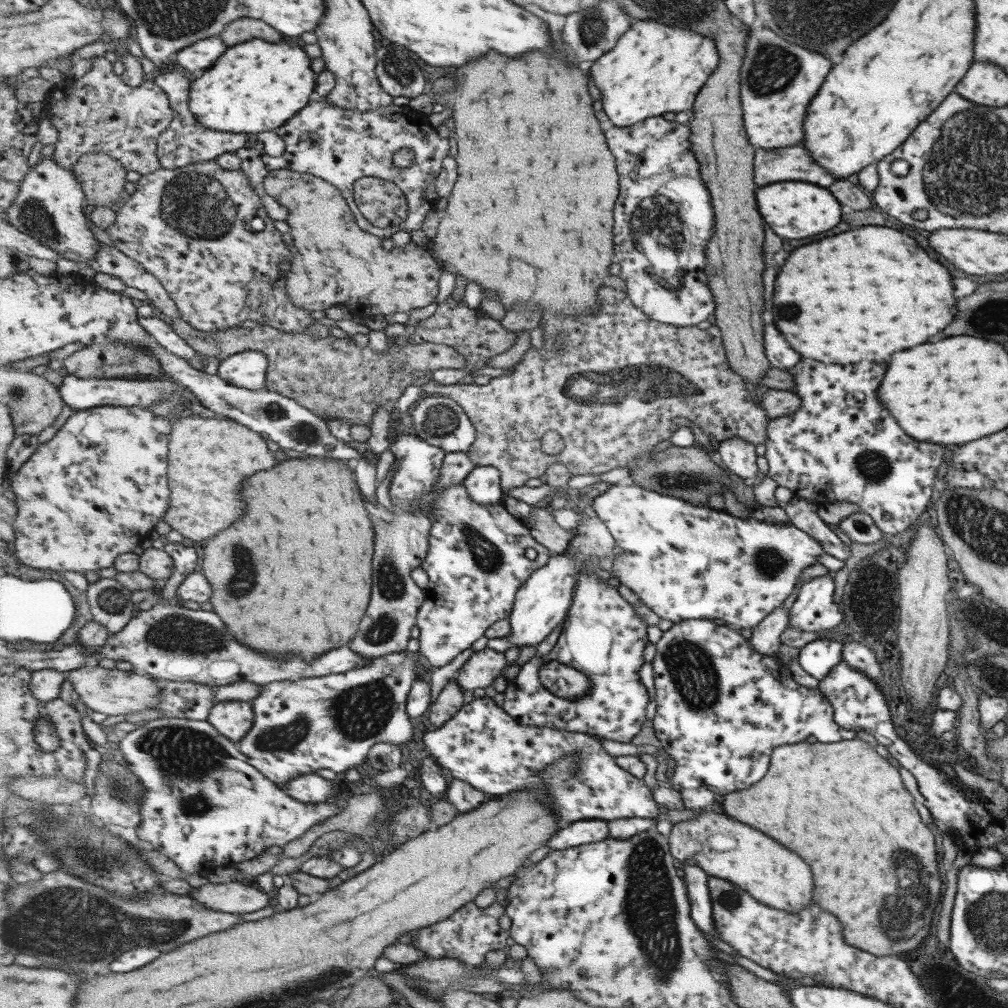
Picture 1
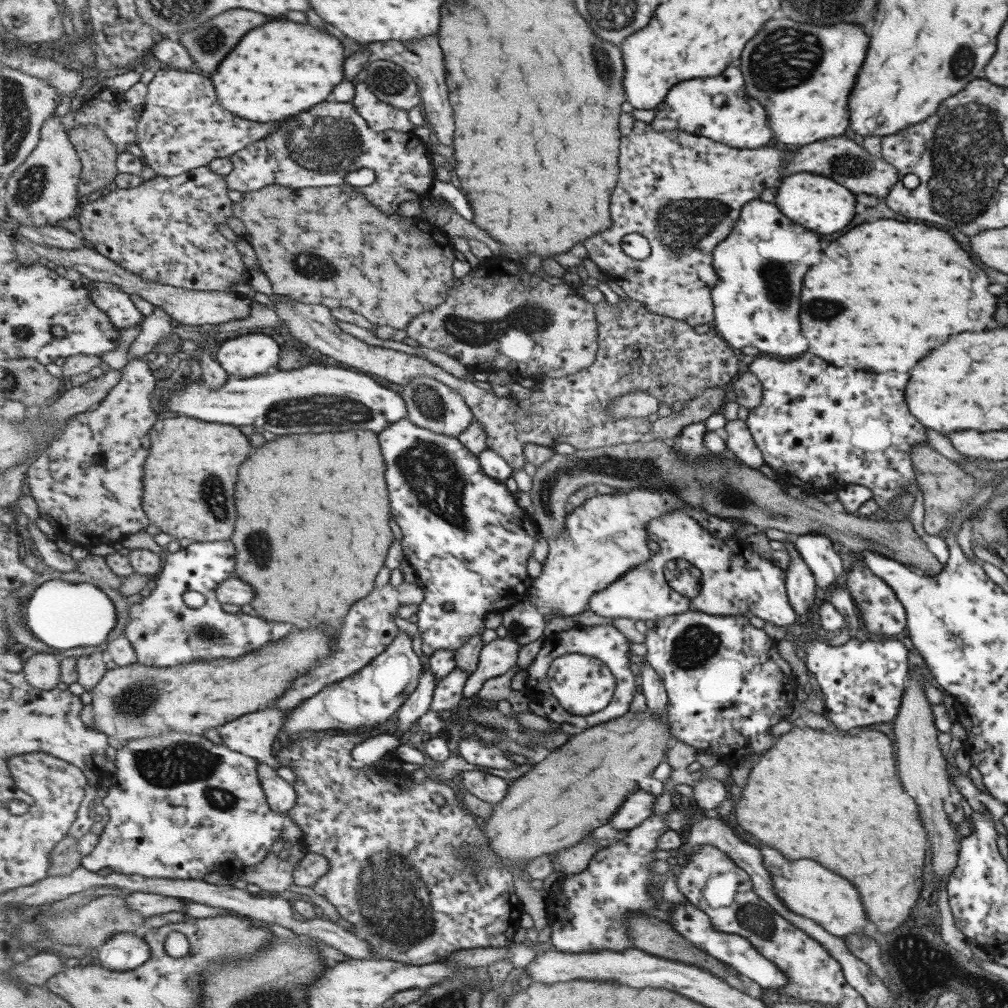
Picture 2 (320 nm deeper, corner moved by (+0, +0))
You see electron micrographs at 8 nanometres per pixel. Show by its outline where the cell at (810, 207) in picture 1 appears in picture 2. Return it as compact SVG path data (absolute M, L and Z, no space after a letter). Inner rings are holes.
M799 172L799 174L783 178L775 194L775 204L777 208L781 208L781 212L785 212L785 216L789 216L789 220L817 234L837 232L855 216L855 208L853 208L855 198L851 192L847 192L837 182L825 176L817 176L817 174L809 176L807 172Z

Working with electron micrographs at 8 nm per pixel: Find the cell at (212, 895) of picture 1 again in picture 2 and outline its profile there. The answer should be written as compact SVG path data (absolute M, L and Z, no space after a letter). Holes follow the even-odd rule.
M130 892L125 899L131 910L136 910L145 917L157 916L157 914L165 914L165 912L184 913L183 902L191 902L191 900L176 896L137 892Z

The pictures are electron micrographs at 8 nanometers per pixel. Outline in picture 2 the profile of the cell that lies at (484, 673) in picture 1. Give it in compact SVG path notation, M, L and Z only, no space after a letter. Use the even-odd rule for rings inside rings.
M508 636L497 637L487 643L481 651L477 670L471 674L471 679L465 685L465 702L477 699L477 693L482 690L487 680L509 672L519 660L521 647L518 642L511 640Z

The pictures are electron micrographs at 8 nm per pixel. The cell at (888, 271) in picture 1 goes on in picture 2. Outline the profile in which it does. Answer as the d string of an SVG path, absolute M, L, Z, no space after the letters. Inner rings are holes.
M897 220L859 224L833 240L823 250L821 262L813 266L813 272L805 274L805 288L801 288L801 304L805 304L801 308L801 328L805 328L811 353L834 367L909 372L951 334L993 328L995 296L987 292L987 286L985 272L943 230Z

